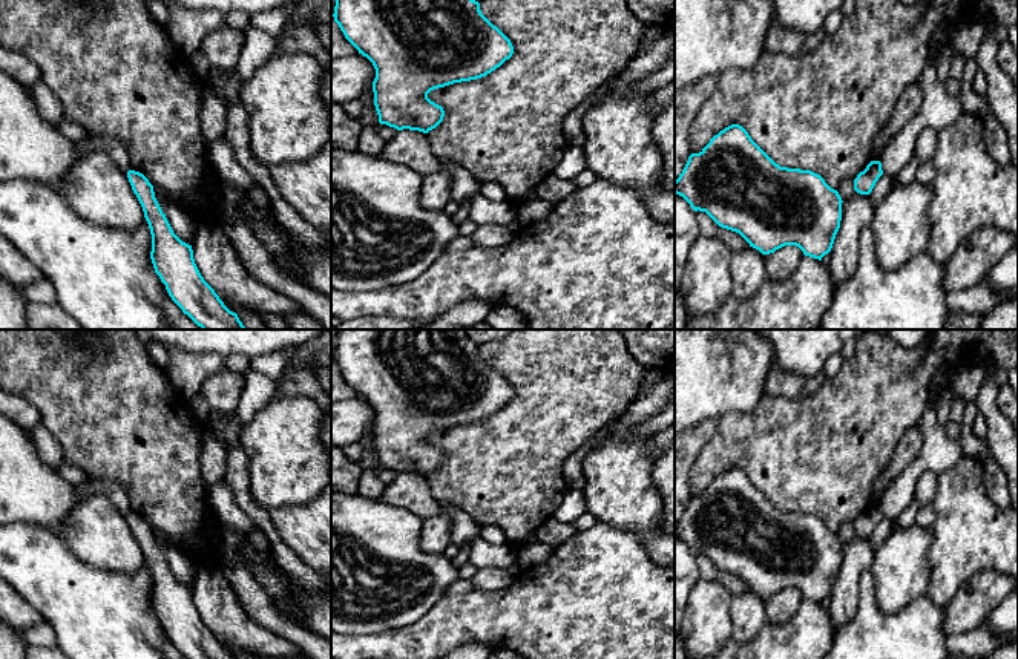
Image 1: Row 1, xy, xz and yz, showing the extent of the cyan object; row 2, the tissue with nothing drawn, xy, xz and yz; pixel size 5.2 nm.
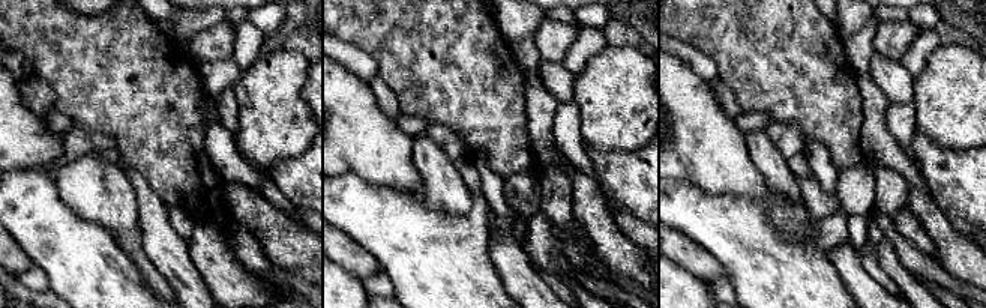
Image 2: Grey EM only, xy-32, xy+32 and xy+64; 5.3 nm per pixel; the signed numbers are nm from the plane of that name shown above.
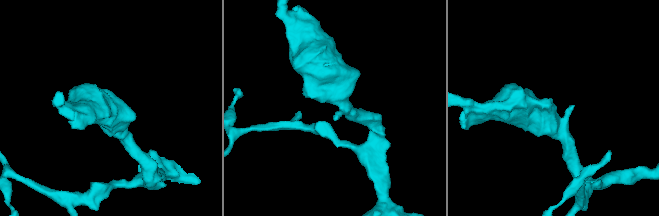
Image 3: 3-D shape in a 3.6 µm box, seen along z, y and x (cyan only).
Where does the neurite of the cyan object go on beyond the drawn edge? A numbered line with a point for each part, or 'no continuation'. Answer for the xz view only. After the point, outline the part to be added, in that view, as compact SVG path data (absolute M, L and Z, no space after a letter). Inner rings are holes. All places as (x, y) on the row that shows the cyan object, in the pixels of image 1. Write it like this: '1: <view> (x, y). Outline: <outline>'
no continuation

